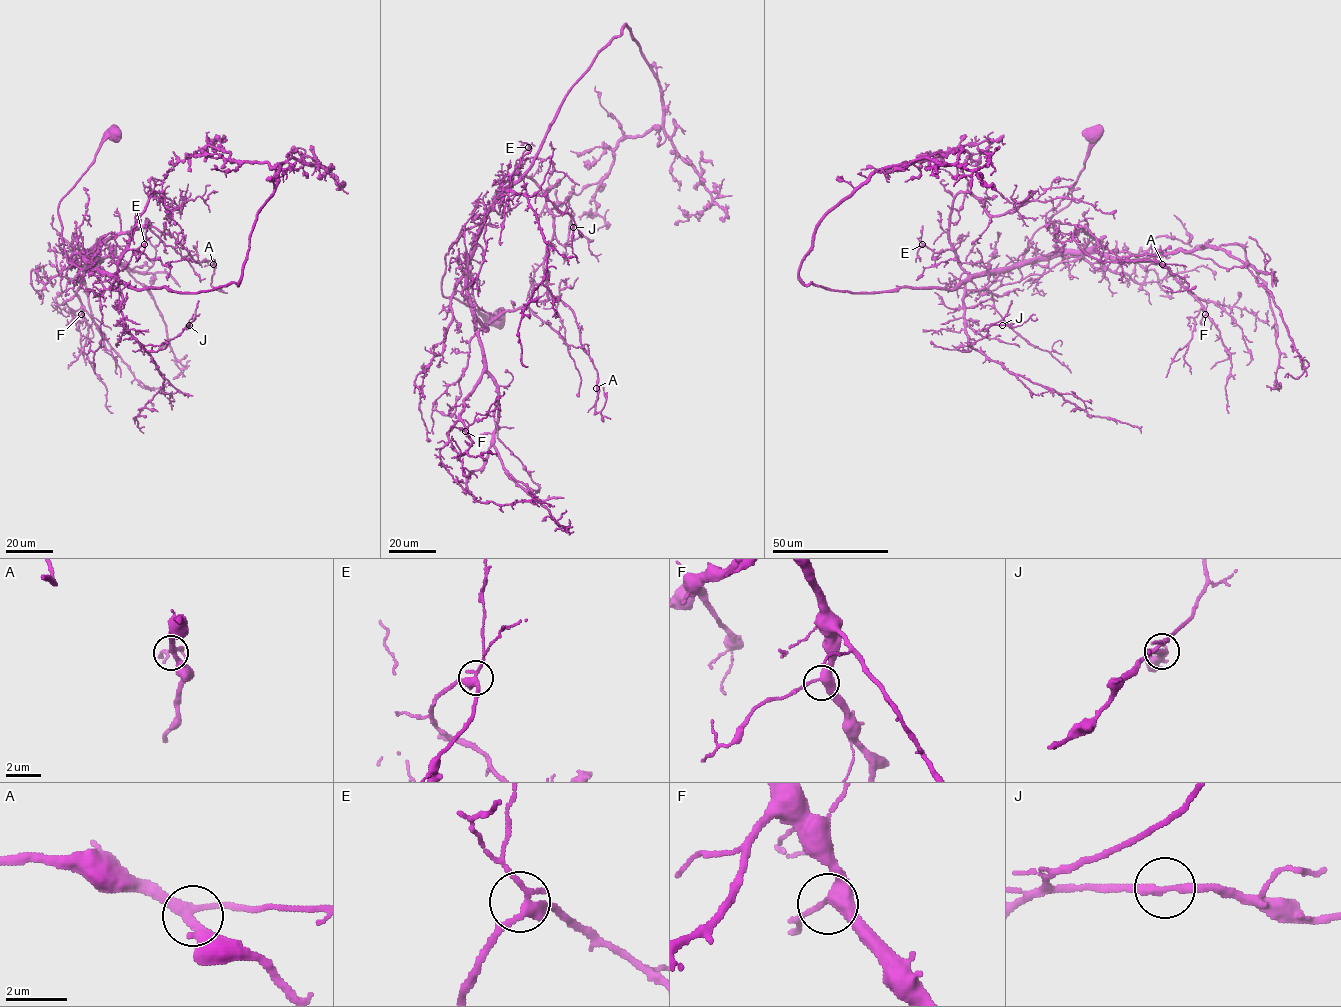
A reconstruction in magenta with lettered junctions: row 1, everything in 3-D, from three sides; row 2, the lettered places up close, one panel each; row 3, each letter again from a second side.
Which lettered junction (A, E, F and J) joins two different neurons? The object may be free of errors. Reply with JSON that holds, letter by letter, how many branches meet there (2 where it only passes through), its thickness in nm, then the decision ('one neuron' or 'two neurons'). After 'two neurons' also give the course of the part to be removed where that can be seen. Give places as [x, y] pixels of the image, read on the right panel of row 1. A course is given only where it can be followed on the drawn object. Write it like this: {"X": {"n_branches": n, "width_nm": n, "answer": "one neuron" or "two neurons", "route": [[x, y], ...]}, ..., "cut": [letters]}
{"A": {"n_branches": 3, "width_nm": 280, "answer": "one neuron"}, "E": {"n_branches": 3, "width_nm": 280, "answer": "one neuron"}, "F": {"n_branches": 3, "width_nm": 360, "answer": "one neuron"}, "J": {"n_branches": 2, "width_nm": 280, "answer": "one neuron"}, "cut": []}

